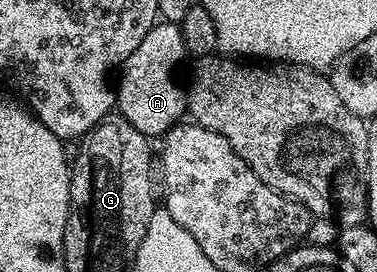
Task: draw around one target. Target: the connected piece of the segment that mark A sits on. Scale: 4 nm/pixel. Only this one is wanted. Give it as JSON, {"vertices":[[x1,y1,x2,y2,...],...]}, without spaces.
{"vertices":[[156,22,149,34,141,38,141,46,137,46,137,50,133,50,133,54,129,54,127,61,121,65,121,71,118,73,119,88,117,84,117,112,127,119,129,126,137,126,137,130,141,130,143,136,162,138,167,135,170,128,174,128,188,115,187,94,181,80,179,84,179,67,188,56,182,27,178,24]]}

